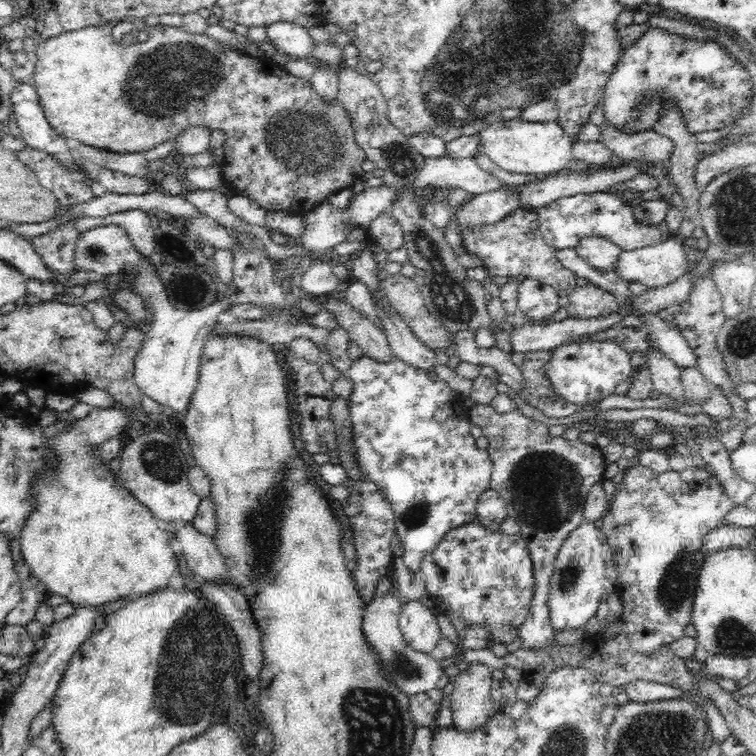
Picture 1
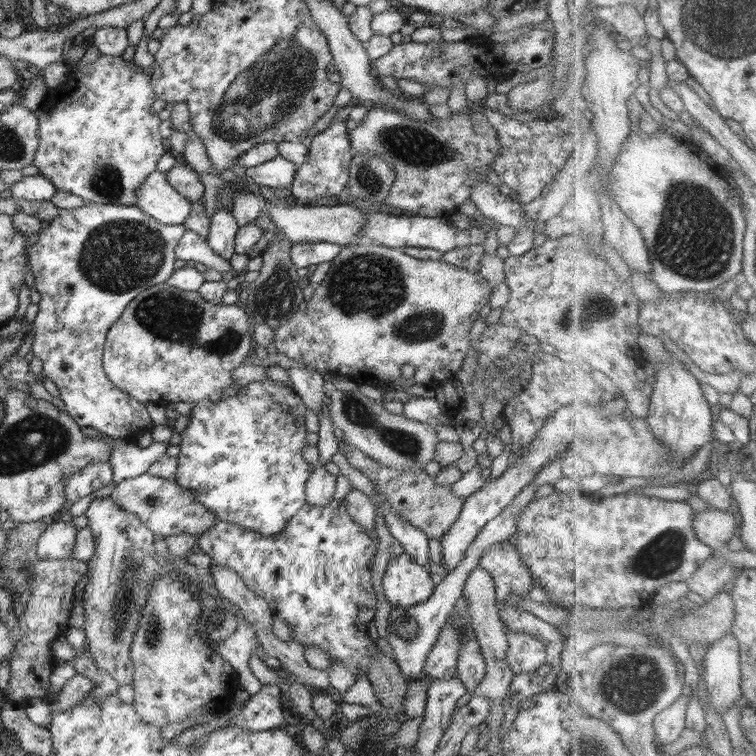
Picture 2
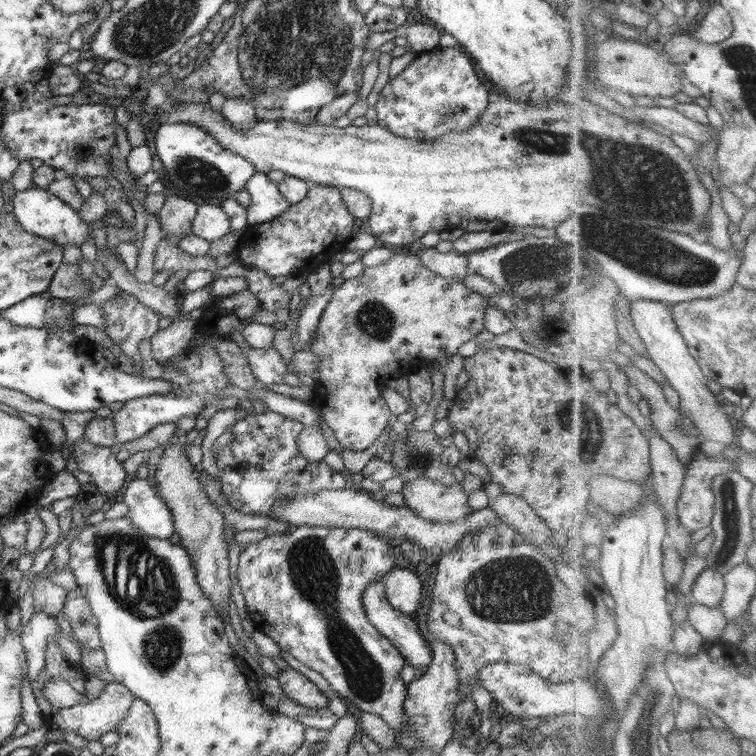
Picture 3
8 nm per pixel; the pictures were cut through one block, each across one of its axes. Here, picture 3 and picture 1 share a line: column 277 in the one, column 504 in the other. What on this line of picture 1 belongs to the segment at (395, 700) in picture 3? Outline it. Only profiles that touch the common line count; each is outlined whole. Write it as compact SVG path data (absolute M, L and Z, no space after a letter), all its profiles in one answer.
M478 520L450 528L421 562L420 571L424 575L426 594L442 610L441 619L457 632L460 652L462 650L492 650L494 643L506 646L519 635L524 619L530 612L534 598L534 573L530 551L520 533L508 535L500 531L486 529Z

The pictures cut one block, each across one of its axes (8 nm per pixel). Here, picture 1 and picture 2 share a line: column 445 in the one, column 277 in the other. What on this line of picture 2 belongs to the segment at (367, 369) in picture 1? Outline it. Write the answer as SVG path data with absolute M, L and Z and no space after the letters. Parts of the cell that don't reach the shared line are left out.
M266 375L264 379L258 382L252 382L238 390L238 394L235 396L224 396L217 402L202 401L194 404L192 412L188 415L190 421L188 426L181 432L181 440L178 446L180 446L180 453L178 459L178 470L176 473L176 481L178 486L182 486L184 490L190 490L192 494L198 496L200 504L206 506L210 512L216 514L218 521L226 521L232 524L238 524L246 530L252 530L252 532L260 532L262 536L276 536L278 532L282 532L286 528L286 524L292 520L292 517L306 504L305 488L310 474L314 472L314 465L308 463L304 457L302 457L302 450L306 442L306 436L308 436L308 430L306 429L306 408L303 401L292 388L284 383L272 380L269 375Z

